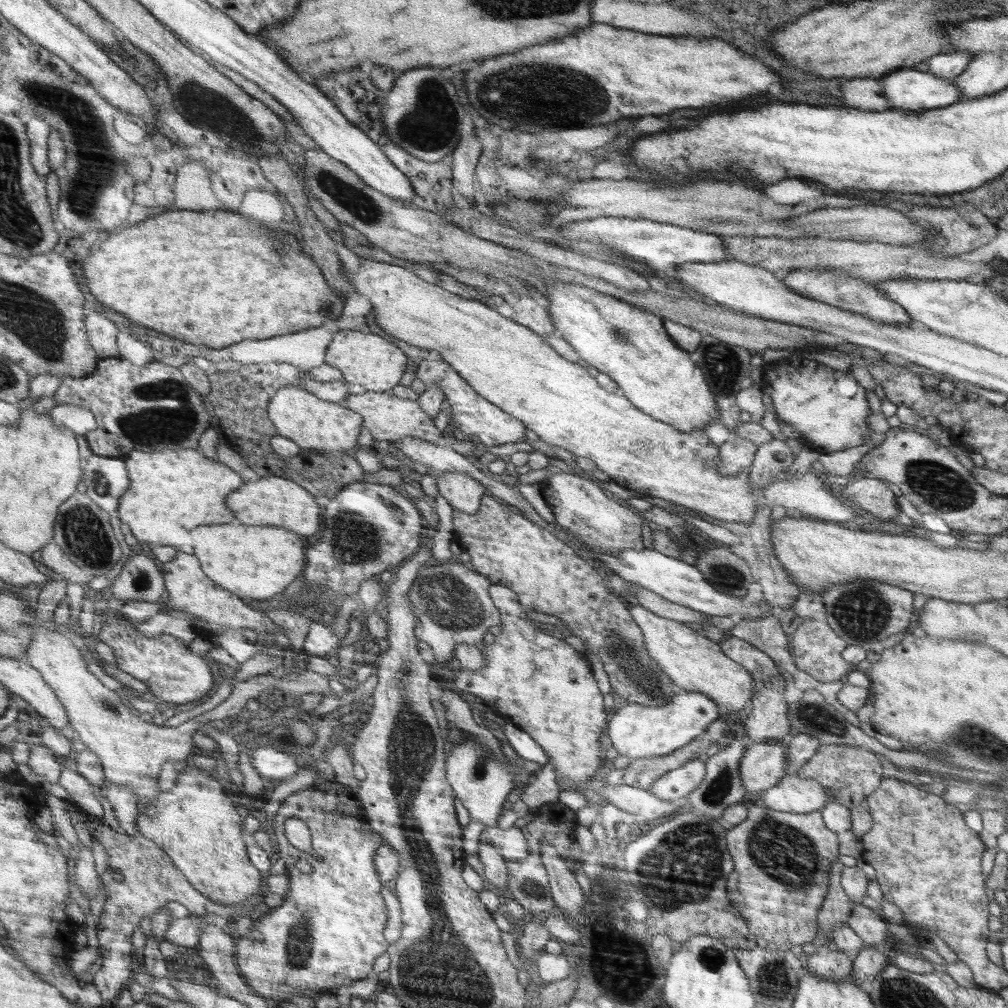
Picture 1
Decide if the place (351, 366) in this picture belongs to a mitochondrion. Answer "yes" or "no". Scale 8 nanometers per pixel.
no

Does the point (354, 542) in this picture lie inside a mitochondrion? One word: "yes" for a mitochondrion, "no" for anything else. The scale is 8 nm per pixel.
yes

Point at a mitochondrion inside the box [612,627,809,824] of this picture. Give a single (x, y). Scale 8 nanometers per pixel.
(719, 788)

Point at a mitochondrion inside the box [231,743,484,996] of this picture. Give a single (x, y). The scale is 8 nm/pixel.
(300, 945)

